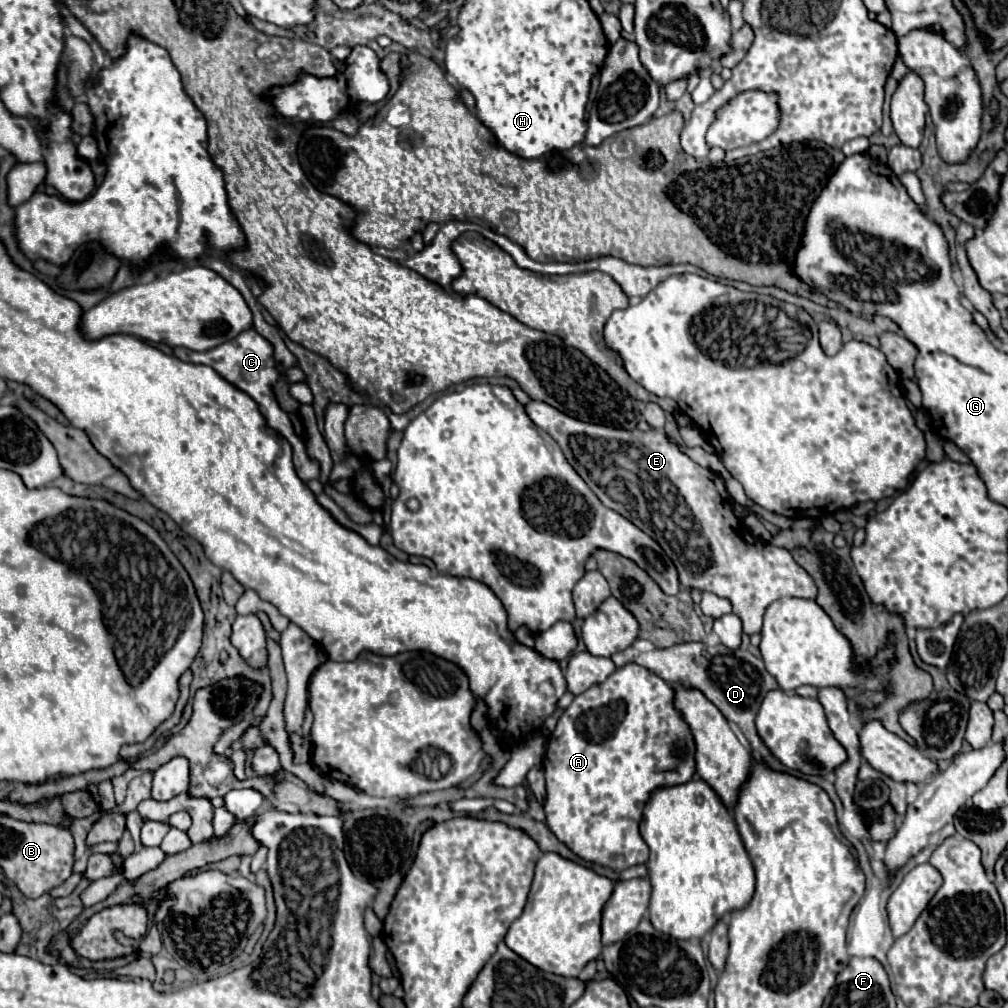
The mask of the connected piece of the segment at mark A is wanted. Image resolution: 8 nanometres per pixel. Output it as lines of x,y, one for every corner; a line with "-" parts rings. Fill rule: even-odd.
629,662
603,684
595,684
563,710
543,758
547,798
543,802
547,828
573,854
587,862
621,872
649,860
649,848
639,834
639,822
649,796
657,788
685,784
695,776
695,740
683,714
675,708
675,688
645,666

